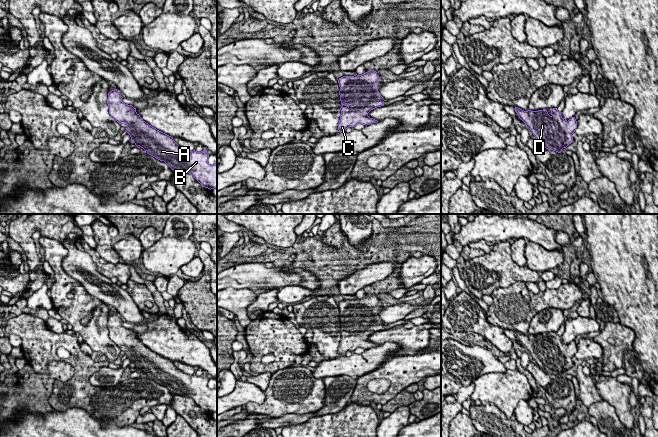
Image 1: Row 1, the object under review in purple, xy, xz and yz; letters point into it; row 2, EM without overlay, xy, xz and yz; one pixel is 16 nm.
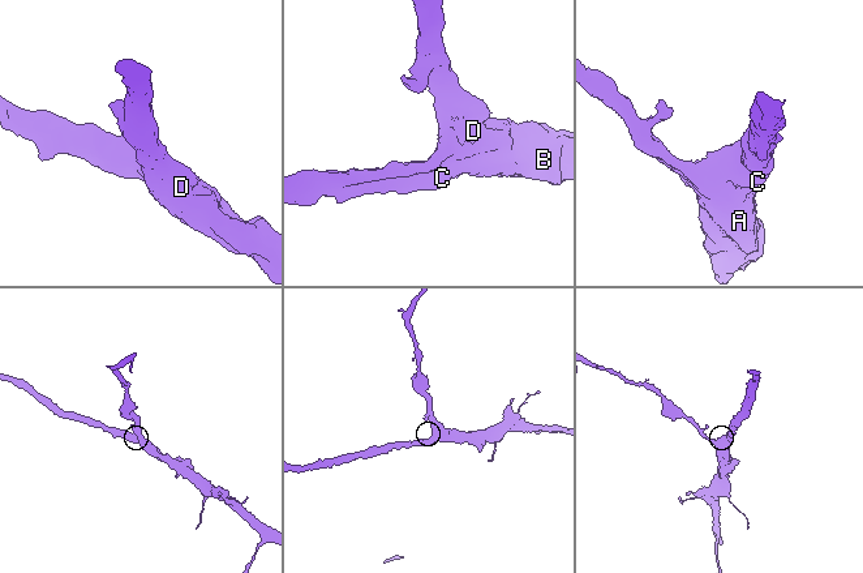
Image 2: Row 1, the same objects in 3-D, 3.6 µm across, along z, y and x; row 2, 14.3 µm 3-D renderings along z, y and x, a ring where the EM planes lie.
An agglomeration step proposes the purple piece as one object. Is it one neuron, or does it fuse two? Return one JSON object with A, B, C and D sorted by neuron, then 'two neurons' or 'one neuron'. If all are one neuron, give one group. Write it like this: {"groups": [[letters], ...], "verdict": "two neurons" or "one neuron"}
{"groups": [["A", "B", "C", "D"]], "verdict": "one neuron"}

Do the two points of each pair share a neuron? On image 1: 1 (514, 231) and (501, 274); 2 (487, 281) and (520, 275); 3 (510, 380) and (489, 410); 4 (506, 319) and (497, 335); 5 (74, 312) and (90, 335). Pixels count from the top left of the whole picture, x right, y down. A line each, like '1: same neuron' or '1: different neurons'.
1: different neurons
2: same neuron
3: different neurons
4: different neurons
5: same neuron

